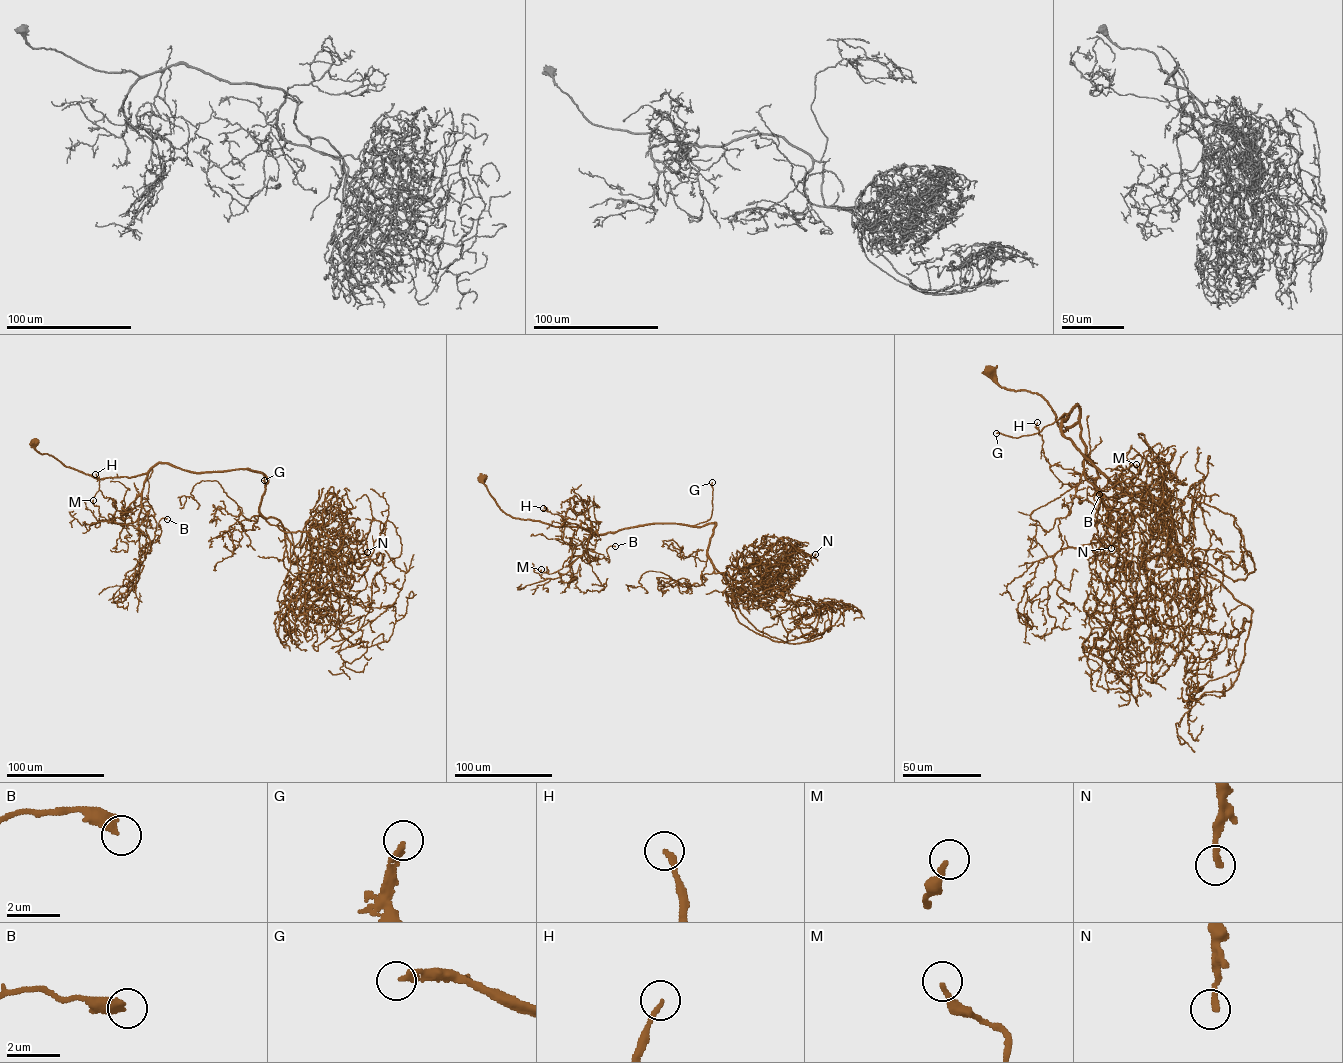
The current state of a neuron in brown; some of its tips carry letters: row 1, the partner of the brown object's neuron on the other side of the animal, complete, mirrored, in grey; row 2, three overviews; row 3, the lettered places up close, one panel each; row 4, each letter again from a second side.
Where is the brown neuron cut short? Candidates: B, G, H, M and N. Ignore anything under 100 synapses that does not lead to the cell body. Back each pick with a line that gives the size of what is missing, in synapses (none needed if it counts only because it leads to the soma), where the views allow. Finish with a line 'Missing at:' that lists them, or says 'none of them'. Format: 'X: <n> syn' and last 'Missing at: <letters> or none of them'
G: 300 syn
Missing at: G

